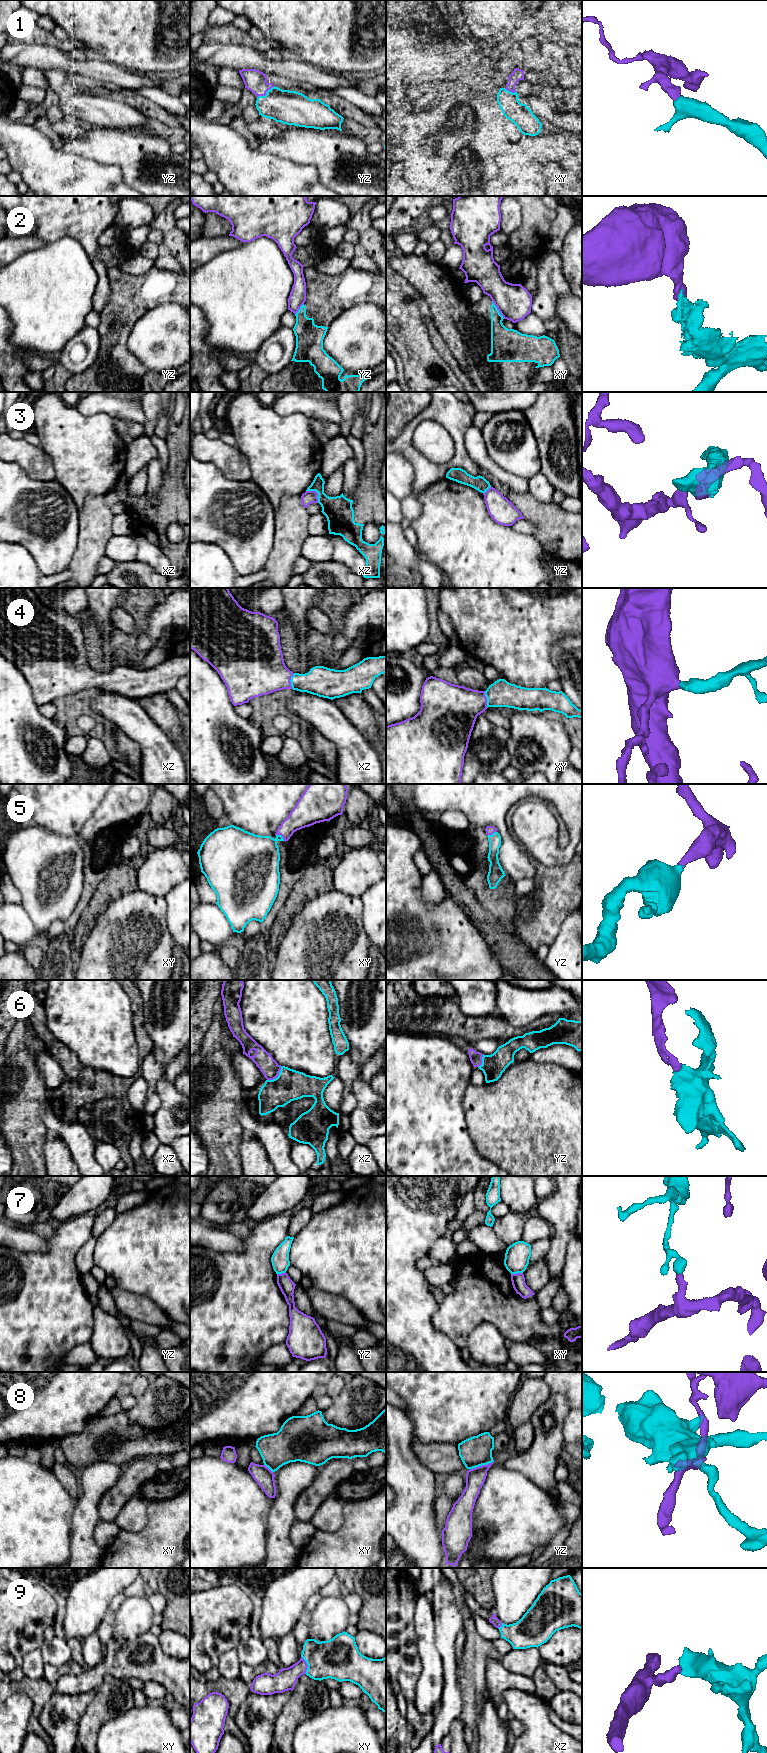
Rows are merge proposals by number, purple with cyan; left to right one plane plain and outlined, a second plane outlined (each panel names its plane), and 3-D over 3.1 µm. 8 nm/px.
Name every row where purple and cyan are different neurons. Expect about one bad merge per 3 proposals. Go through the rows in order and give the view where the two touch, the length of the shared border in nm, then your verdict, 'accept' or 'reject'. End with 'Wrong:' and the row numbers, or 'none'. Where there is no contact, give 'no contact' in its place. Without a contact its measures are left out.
1: contact in yz; length 170 nm; accept
2: contact in xy; length 180 nm; reject
3: contact in xz; length 140 nm; reject
4: contact in xy; length 140 nm; accept
5: contact in xy; length 90 nm; accept
6: contact in xz; length 170 nm; accept
7: contact in xy; length 100 nm; reject
8: contact in yz; length 200 nm; reject
9: contact in xy; length 150 nm; accept
Wrong: 2, 3, 7, 8

